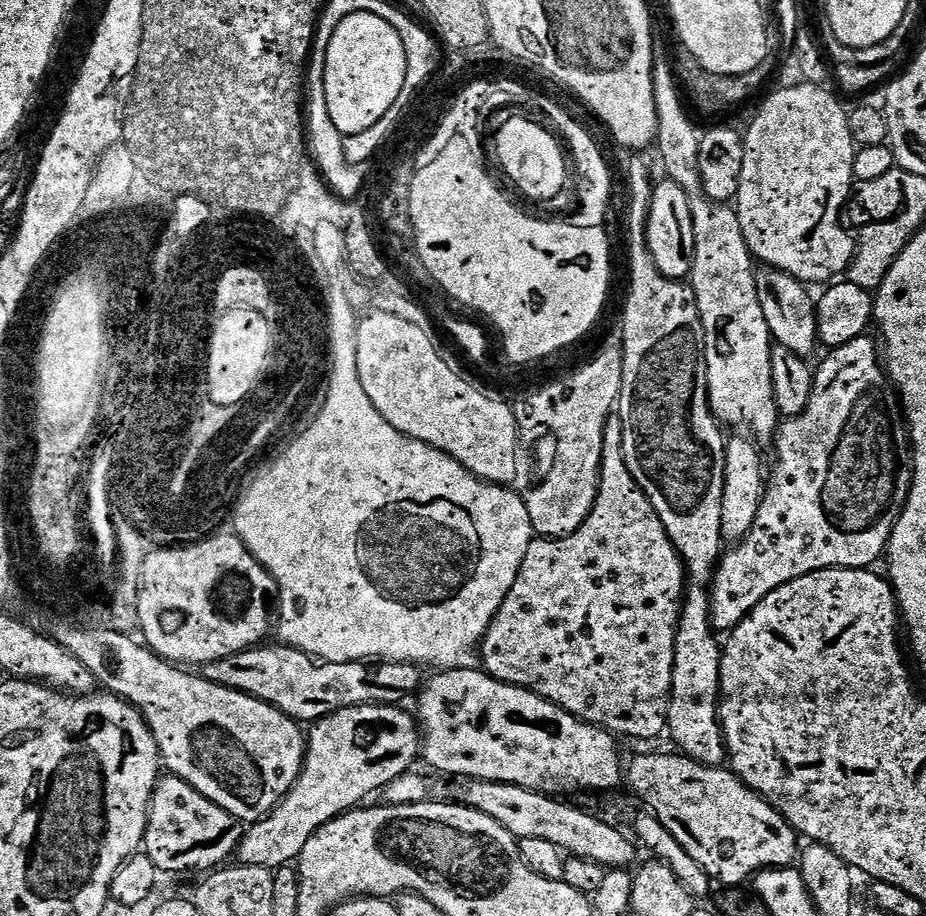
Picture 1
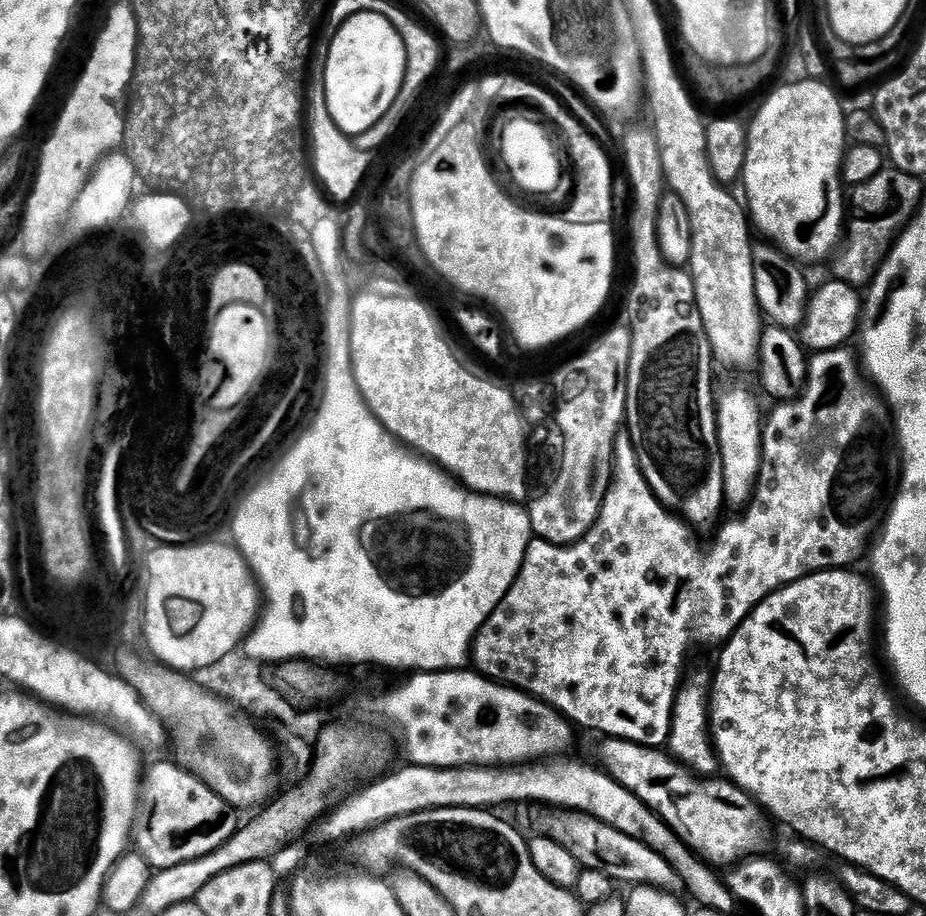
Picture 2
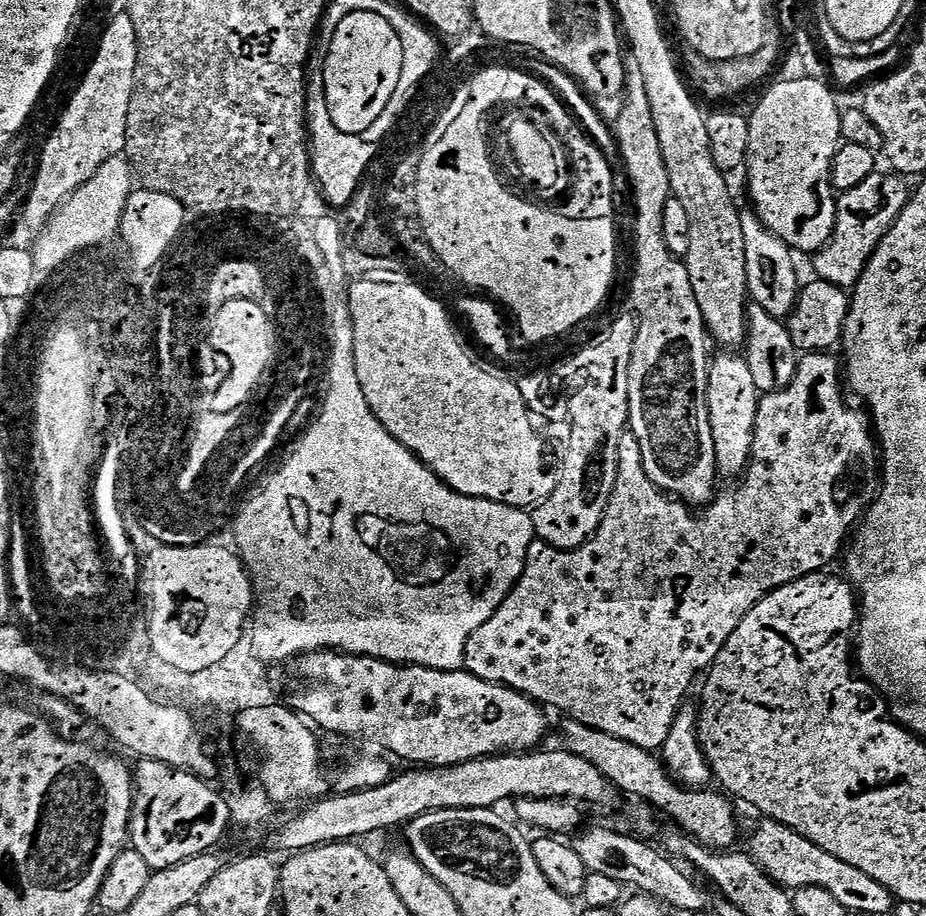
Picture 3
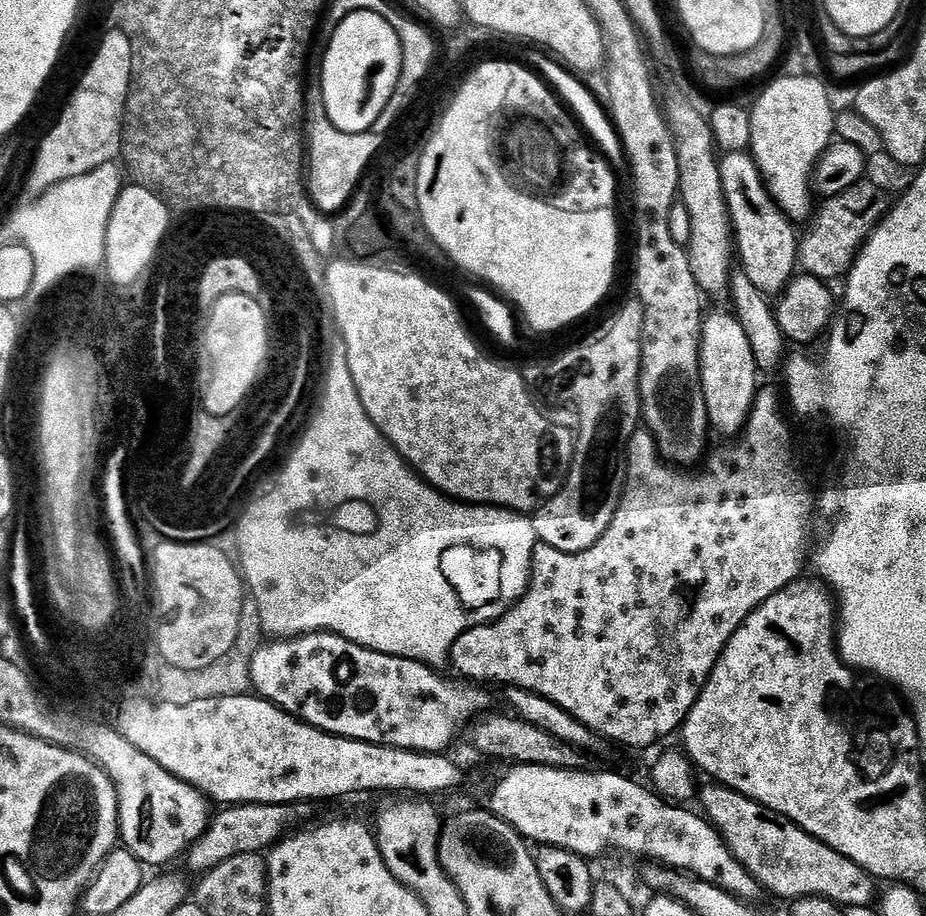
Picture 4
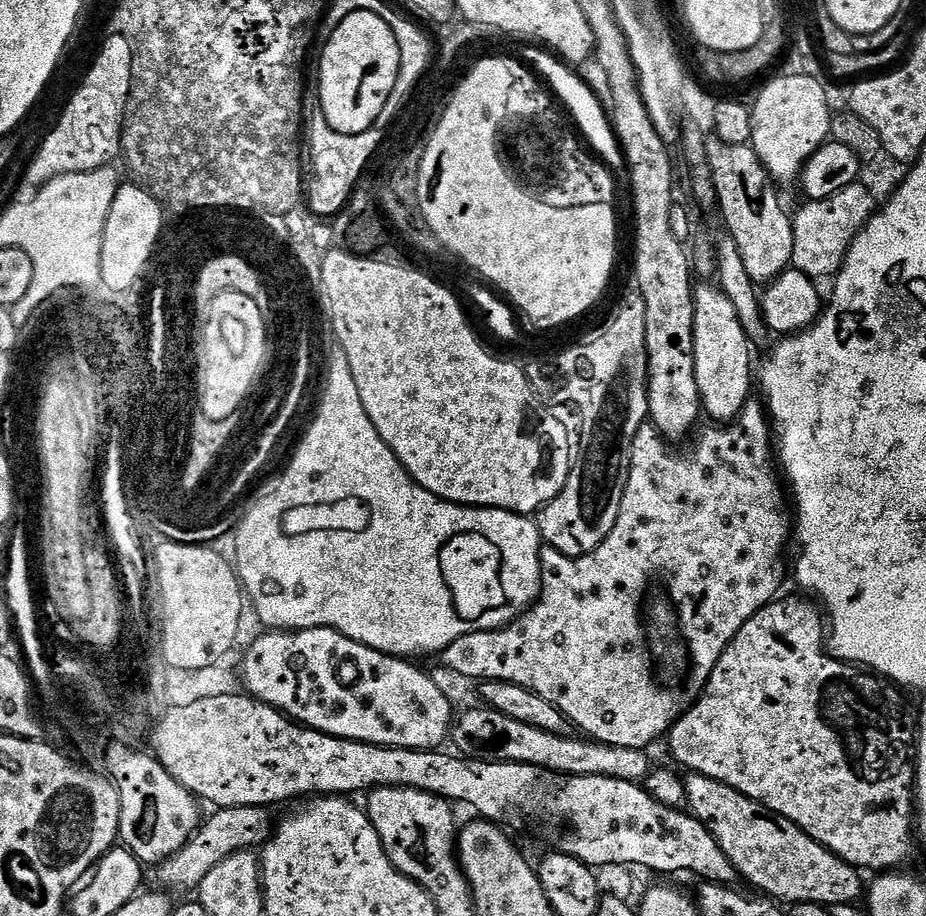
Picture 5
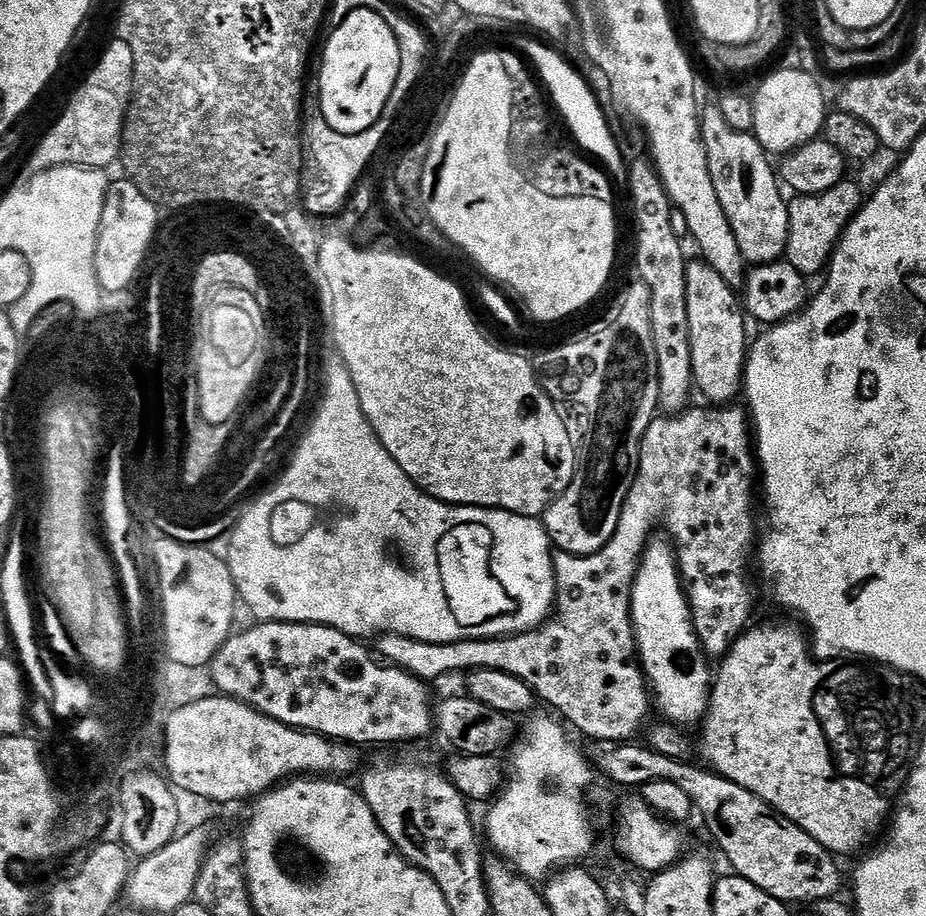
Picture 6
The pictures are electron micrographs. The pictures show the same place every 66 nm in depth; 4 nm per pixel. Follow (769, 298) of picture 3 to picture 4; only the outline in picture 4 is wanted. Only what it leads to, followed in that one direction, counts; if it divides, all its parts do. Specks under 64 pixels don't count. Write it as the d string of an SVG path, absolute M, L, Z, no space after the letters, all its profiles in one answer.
M727 153L720 160L720 177L732 218L739 267L765 296L779 297L798 272L798 234L792 229L793 221L777 207L749 153Z

